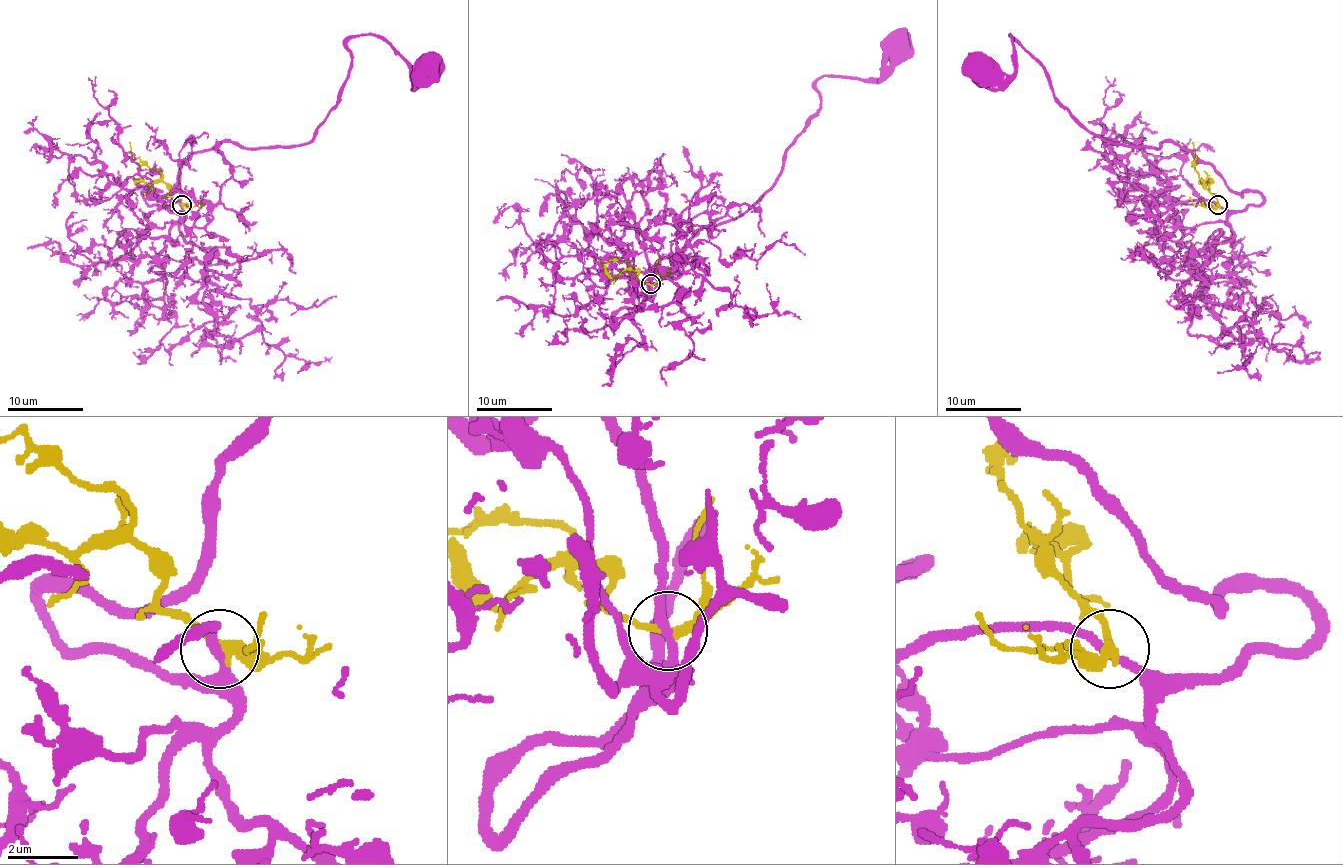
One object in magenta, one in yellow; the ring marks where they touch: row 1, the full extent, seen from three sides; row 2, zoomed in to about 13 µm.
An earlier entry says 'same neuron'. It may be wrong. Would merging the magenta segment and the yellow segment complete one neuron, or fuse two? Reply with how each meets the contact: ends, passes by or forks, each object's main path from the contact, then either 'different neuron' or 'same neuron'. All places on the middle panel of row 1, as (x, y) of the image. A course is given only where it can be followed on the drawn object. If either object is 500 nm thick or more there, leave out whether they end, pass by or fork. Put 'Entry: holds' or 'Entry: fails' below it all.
magenta passes by; yellow passes by; course magenta (650, 284), (614, 328), (663, 258), (739, 218), (775, 180), (821, 106), (821, 77), (884, 79), (895, 45); course yellow (650, 284), (636, 277), (638, 273), (627, 262), (600, 262), (598, 258); different neuron
Entry: fails

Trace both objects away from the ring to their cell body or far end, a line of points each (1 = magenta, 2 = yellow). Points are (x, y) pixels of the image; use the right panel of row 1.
1: (1218, 204), (1241, 210), (1262, 200), (1236, 193), (1190, 151), (1095, 136), (1009, 35), (1013, 73), (979, 64)
2: (1218, 204), (1196, 170), (1192, 141)

